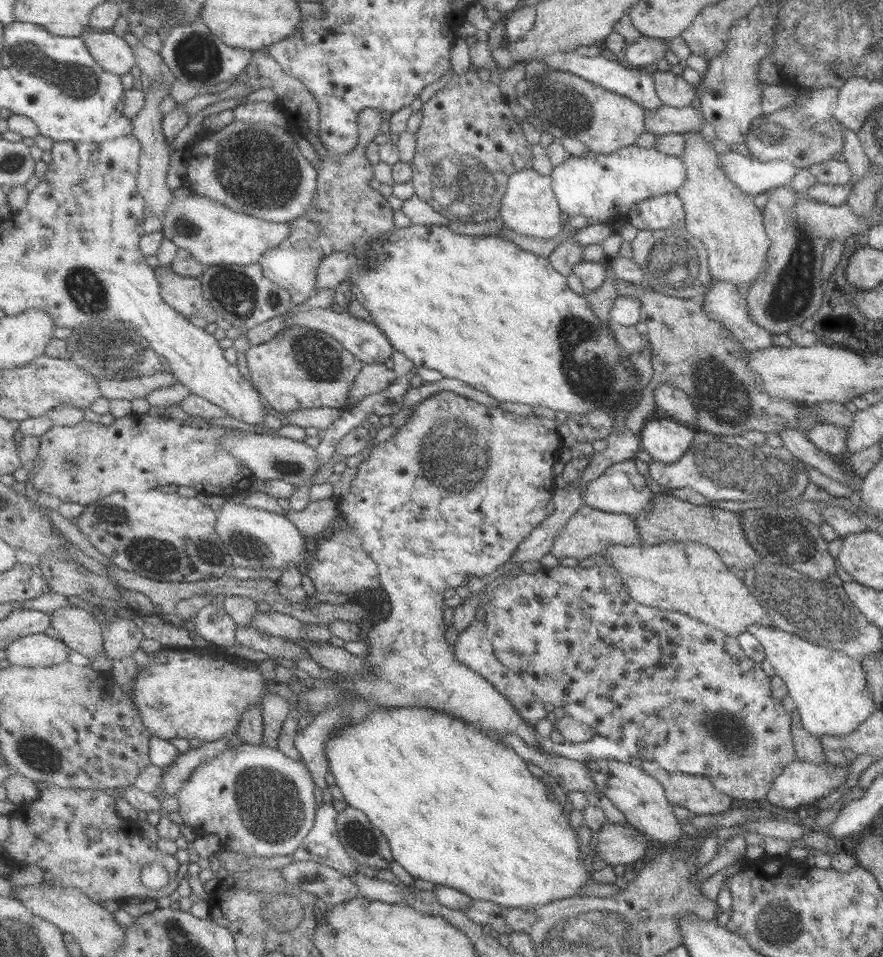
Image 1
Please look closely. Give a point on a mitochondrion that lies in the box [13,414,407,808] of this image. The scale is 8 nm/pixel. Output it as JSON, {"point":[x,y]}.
{"point":[40,755]}

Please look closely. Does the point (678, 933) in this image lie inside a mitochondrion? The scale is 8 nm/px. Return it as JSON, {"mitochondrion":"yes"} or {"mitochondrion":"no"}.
{"mitochondrion":"no"}

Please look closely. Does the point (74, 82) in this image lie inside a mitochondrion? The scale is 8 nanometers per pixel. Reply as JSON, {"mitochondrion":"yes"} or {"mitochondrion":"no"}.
{"mitochondrion":"yes"}

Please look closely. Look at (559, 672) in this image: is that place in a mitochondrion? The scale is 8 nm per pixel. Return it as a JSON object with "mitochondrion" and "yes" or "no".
{"mitochondrion":"yes"}

